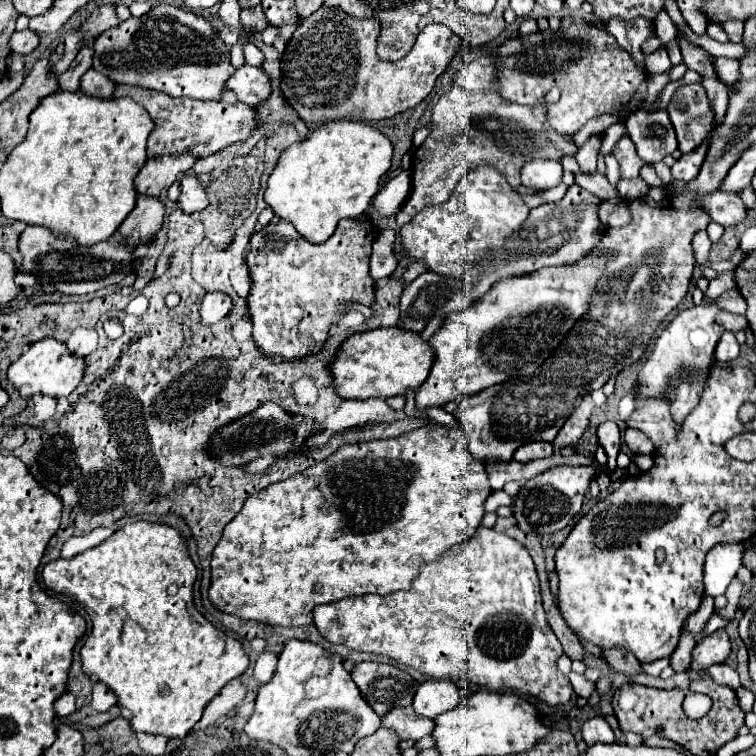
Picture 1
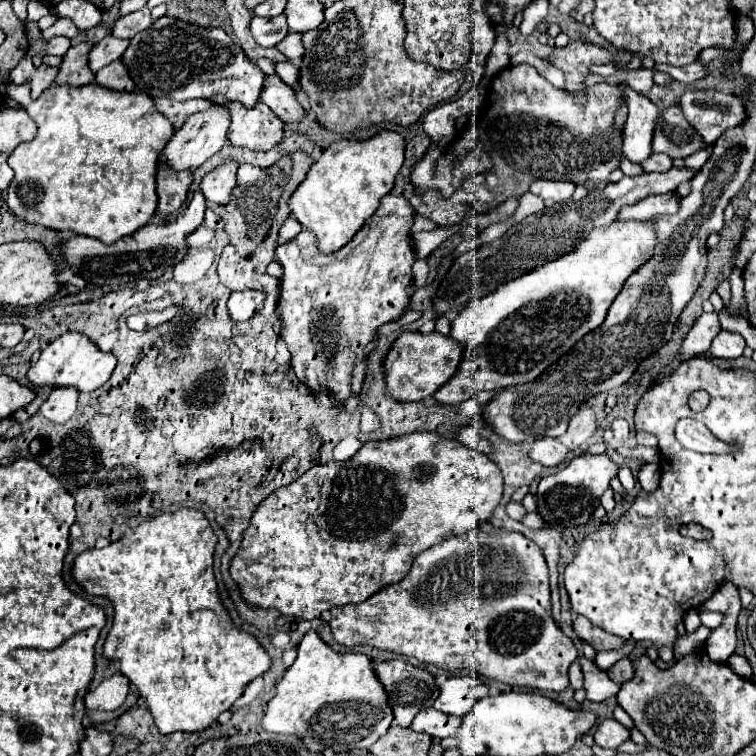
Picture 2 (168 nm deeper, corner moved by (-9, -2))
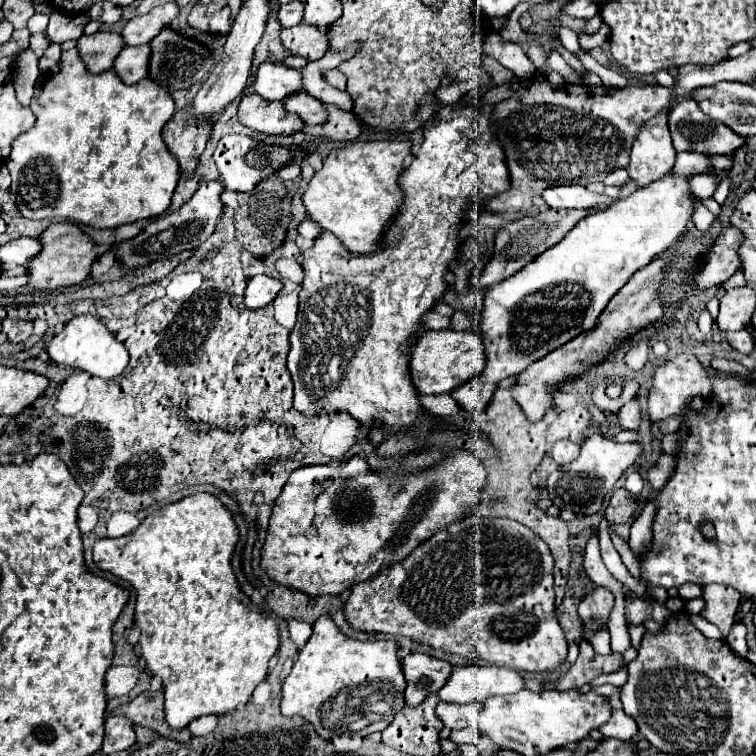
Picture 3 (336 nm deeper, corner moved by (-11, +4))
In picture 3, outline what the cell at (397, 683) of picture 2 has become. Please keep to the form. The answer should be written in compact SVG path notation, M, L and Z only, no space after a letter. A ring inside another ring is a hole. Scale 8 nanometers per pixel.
M413 652L401 658L407 690L405 704L419 706L429 694L437 694L451 674L451 664L421 652Z

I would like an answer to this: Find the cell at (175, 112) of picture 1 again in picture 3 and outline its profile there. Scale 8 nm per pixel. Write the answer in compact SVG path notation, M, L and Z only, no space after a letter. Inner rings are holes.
M257 94L241 98L237 116L243 126L263 134L289 136L303 130L303 122L297 114L289 114L281 102L267 102Z

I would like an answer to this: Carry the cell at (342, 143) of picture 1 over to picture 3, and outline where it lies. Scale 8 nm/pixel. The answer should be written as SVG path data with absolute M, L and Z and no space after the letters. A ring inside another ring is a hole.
M375 140L375 142L347 142L343 148L333 148L323 162L323 168L313 174L303 192L303 206L313 222L317 222L323 230L333 232L339 242L349 252L373 252L379 246L379 238L397 210L401 200L401 192L397 186L397 178L403 172L403 160L411 150L409 140Z

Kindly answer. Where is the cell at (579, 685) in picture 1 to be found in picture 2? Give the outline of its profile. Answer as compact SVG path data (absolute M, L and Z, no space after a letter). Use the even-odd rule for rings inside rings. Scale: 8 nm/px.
M573 662L573 664L569 666L569 680L571 680L571 686L573 686L575 690L583 688L583 672L581 672L579 662Z

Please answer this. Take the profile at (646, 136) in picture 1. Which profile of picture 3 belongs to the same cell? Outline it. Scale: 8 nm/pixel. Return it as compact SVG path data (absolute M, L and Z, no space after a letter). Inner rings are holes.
M683 98L677 100L669 112L669 128L671 128L671 136L673 136L673 148L677 152L703 152L703 154L733 154L739 146L743 146L743 138L735 132L731 132L731 128L719 124L717 120L711 120L709 116L705 116L699 106L695 104L695 100L691 98Z

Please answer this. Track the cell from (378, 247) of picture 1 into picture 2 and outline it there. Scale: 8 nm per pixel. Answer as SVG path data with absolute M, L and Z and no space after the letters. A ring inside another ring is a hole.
M443 226L443 228L435 228L431 232L419 232L419 234L411 234L413 242L415 242L415 252L417 258L425 258L429 256L441 242L445 242L447 238L455 236L461 228L451 228L451 226Z

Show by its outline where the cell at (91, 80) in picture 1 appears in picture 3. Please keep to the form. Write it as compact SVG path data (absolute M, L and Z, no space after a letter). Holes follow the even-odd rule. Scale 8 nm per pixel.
M125 46L113 62L113 72L125 82L135 84L147 78L147 64L149 64L149 46Z

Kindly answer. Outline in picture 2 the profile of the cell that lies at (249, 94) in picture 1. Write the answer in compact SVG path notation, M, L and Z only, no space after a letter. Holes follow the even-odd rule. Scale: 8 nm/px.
M269 76L265 80L261 102L267 104L283 122L301 122L307 114L305 108L297 102L295 90L291 86L285 86L285 82L281 82L279 76Z

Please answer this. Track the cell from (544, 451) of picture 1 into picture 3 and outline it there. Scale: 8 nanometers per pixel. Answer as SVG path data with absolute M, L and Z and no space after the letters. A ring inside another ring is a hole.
M557 440L551 446L549 454L555 458L555 462L567 464L567 462L573 462L579 456L579 444L575 444L571 440Z

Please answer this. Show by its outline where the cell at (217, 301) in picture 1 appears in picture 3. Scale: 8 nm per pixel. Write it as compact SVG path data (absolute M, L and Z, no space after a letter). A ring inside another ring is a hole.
M253 276L247 282L245 288L245 308L247 310L257 310L257 308L265 308L267 304L271 304L275 300L275 296L281 290L281 280L271 278L271 276Z

